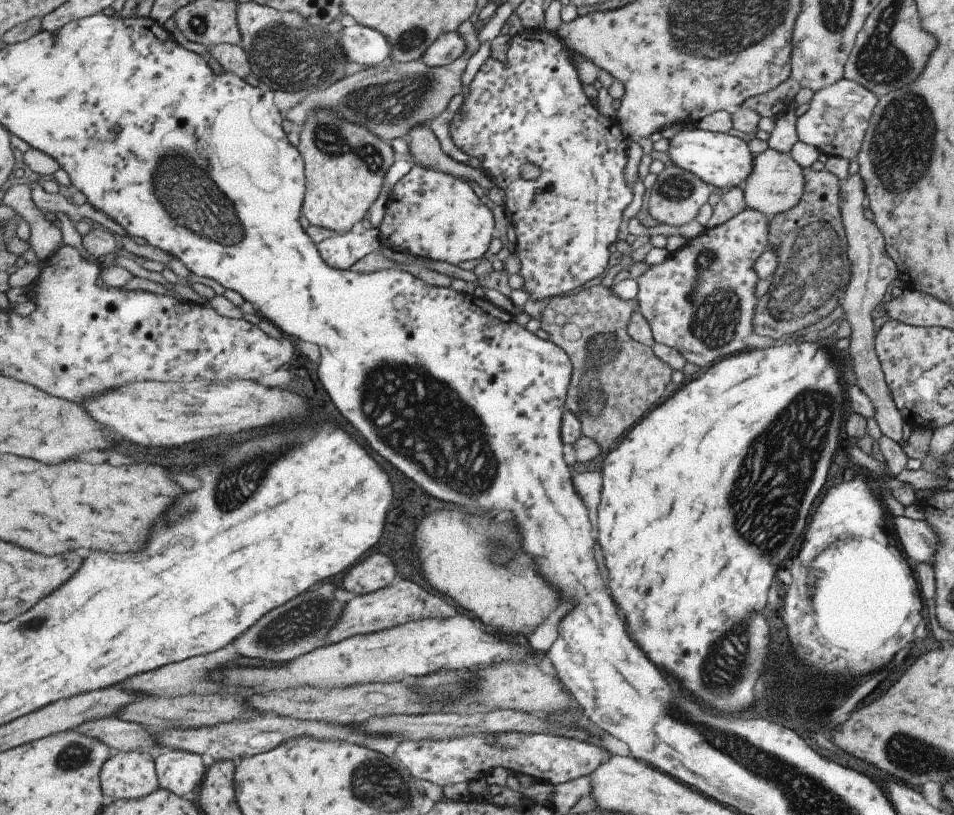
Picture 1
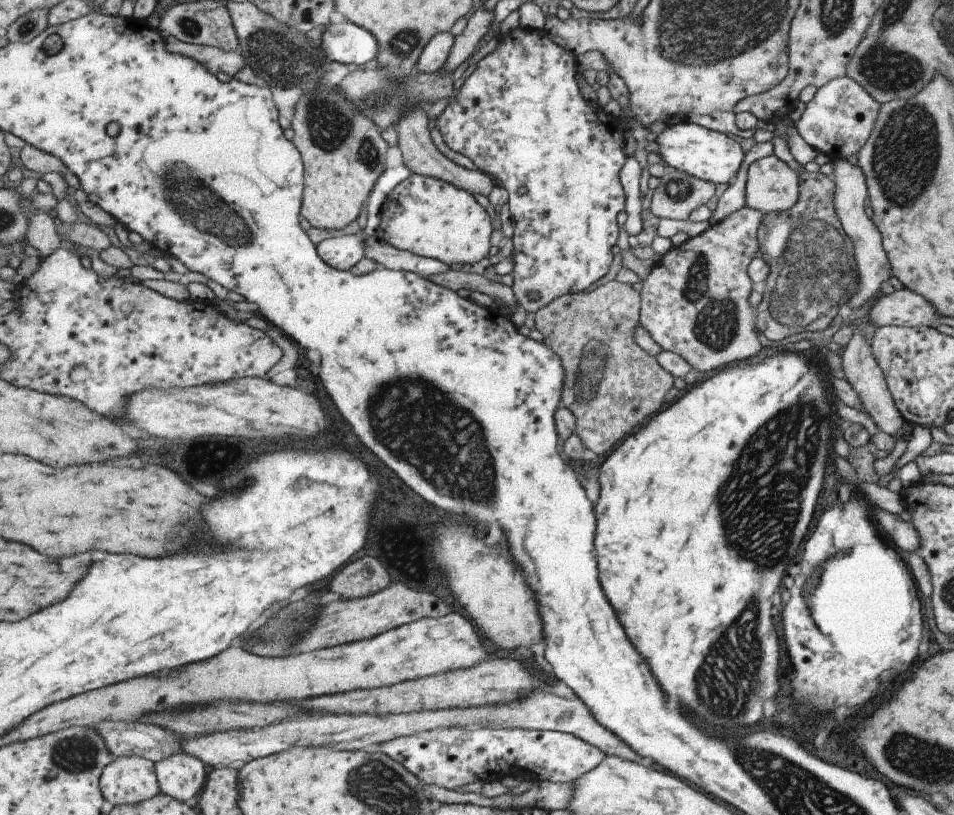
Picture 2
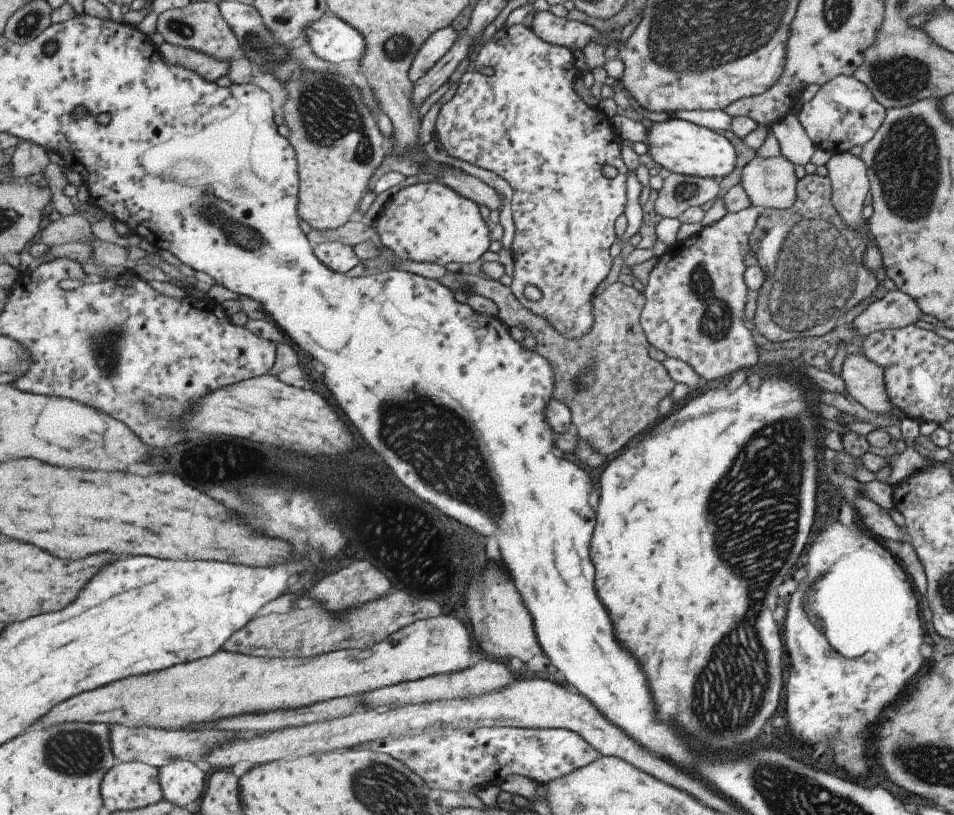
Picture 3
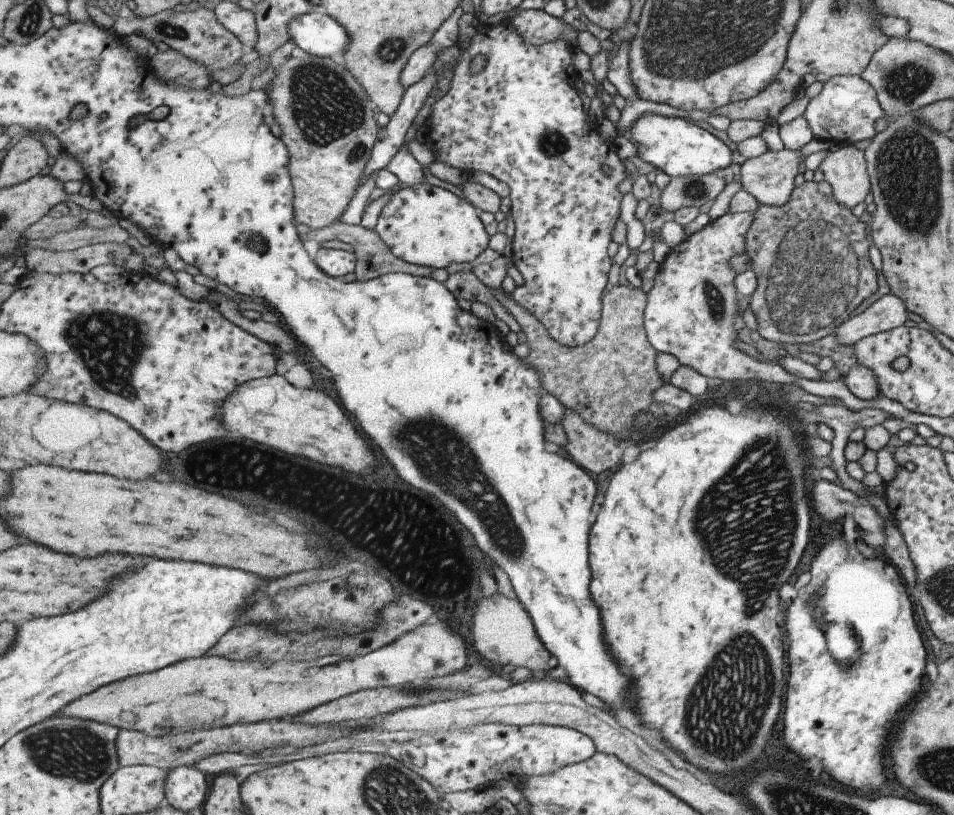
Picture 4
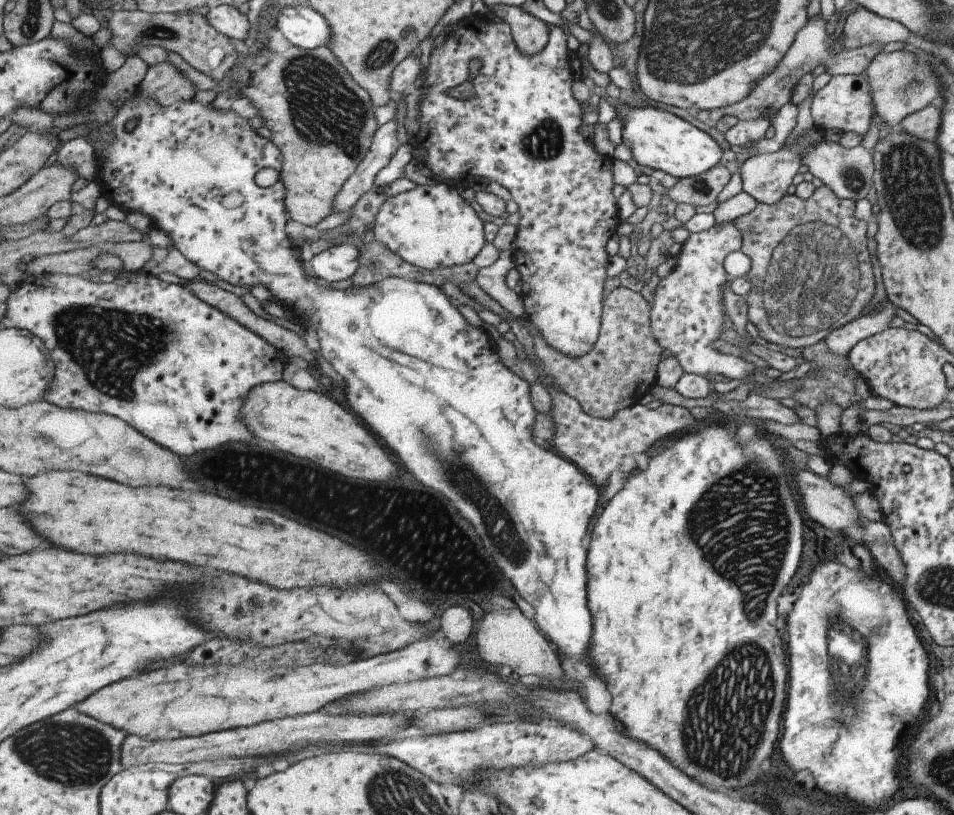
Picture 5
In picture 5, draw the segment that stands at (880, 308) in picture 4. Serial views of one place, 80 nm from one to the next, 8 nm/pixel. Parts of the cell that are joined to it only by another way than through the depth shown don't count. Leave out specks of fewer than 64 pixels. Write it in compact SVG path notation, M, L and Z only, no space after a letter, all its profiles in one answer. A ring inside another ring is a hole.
M883 302L881 308L876 312L869 312L865 316L857 316L855 320L840 323L837 329L829 332L829 336L823 339L827 350L835 356L844 356L848 351L866 337L873 336L880 331L889 328L890 320L895 317L895 304Z

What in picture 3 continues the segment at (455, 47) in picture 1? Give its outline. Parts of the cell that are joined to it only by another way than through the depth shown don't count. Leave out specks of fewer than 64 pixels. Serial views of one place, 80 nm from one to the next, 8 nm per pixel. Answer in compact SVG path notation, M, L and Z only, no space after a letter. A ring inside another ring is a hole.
M447 25L417 50L409 70L411 82L417 82L423 78L425 73L430 71L452 49L458 36L459 32L453 31L451 25Z

